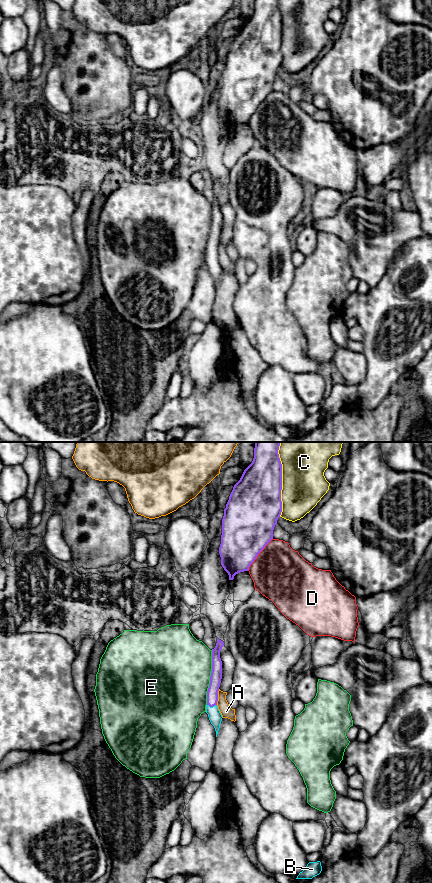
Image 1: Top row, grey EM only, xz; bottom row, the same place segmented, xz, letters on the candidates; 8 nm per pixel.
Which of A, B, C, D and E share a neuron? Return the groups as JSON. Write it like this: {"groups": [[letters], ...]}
{"groups": [["A"], ["B"], ["C"], ["D"], ["E"]]}

